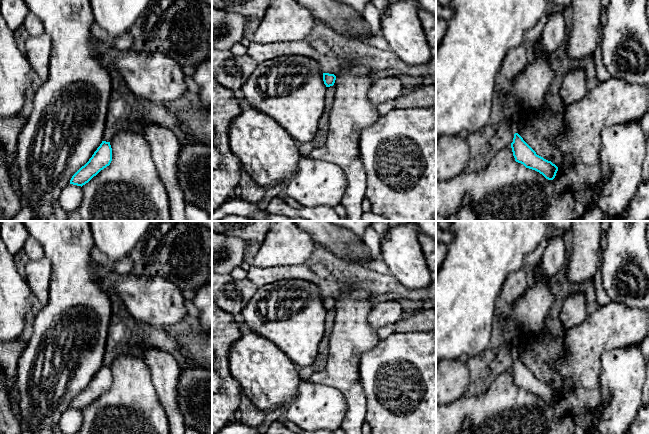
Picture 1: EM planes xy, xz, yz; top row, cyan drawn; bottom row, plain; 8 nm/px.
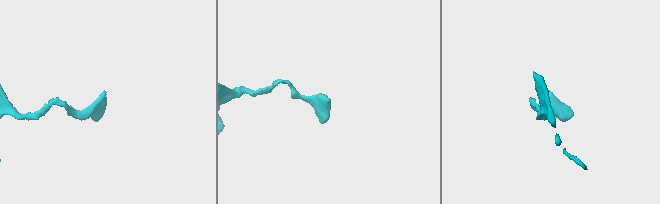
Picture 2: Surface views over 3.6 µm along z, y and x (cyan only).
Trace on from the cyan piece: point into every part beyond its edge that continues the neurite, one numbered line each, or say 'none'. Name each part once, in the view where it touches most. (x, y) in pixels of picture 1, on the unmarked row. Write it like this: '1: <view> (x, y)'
none

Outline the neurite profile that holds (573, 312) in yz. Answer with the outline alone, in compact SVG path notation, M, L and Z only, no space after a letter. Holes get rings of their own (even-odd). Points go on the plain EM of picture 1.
M572 292L564 300L559 318L565 329L581 324L587 316L586 295L584 292Z

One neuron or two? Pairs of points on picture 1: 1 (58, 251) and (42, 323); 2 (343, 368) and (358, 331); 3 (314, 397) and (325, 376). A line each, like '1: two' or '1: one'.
1: one
2: one
3: two

